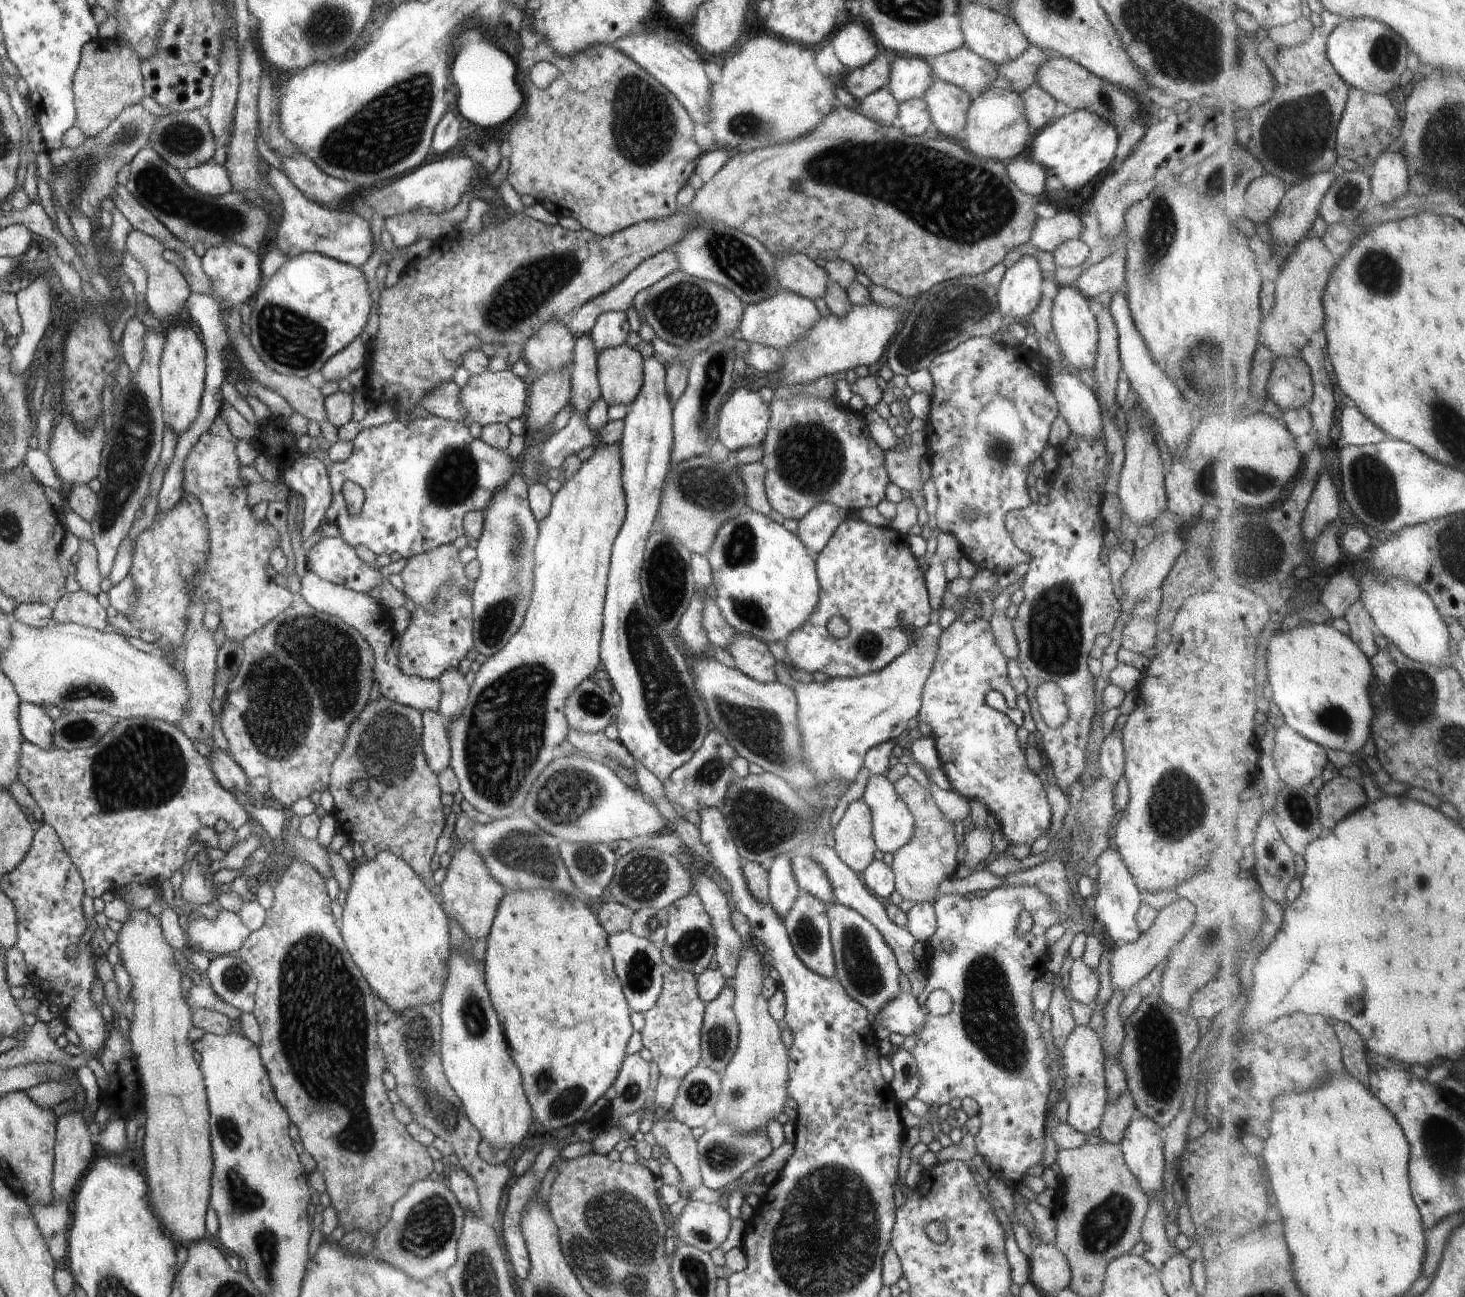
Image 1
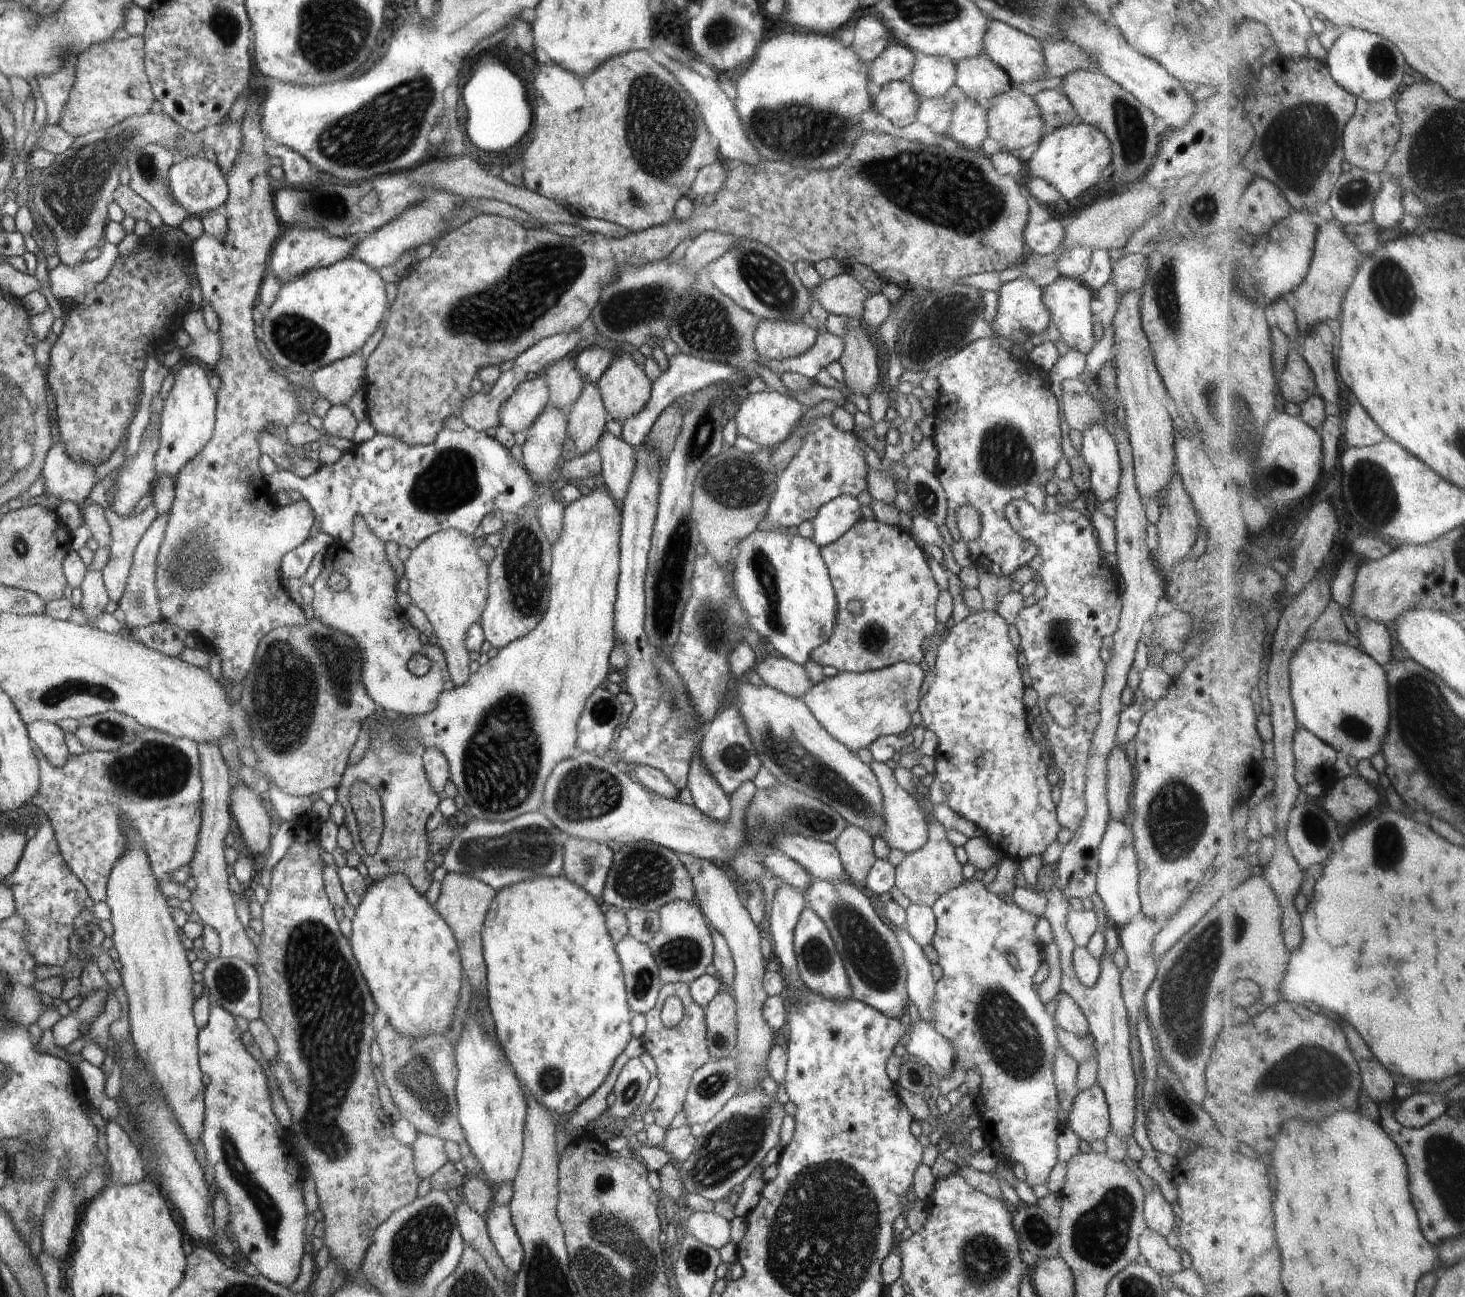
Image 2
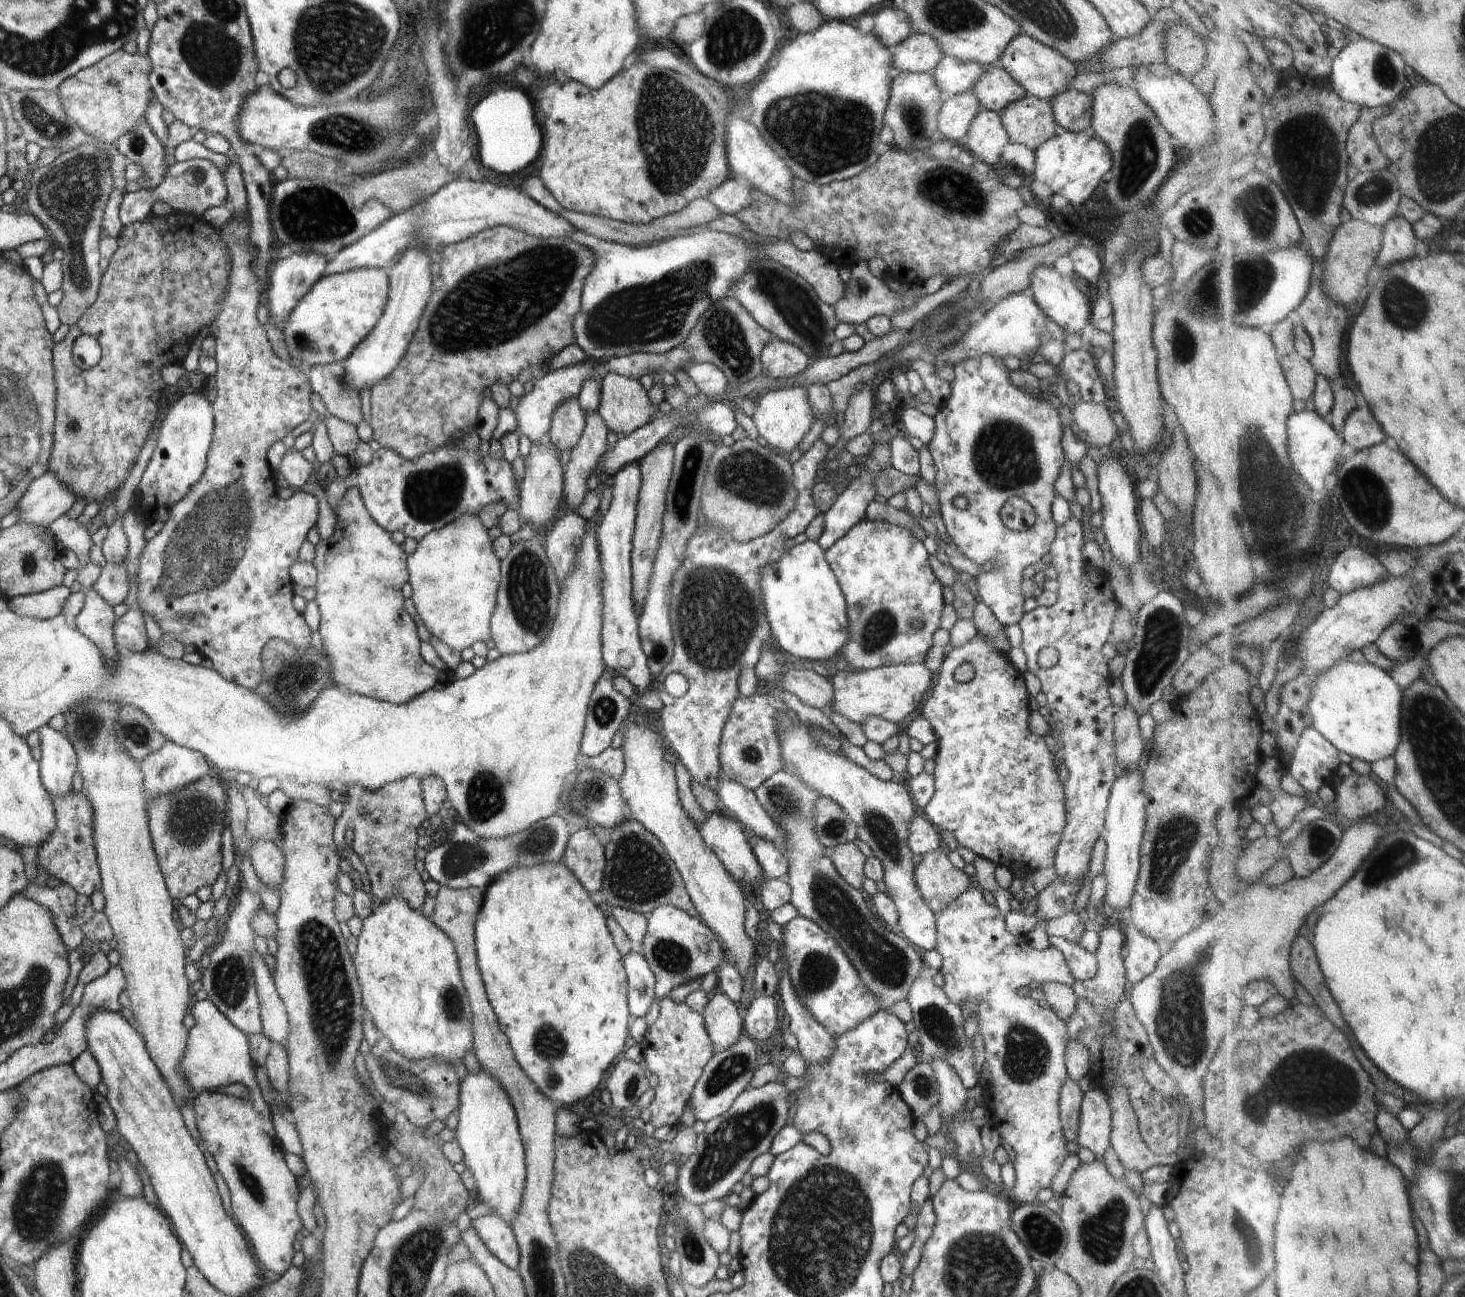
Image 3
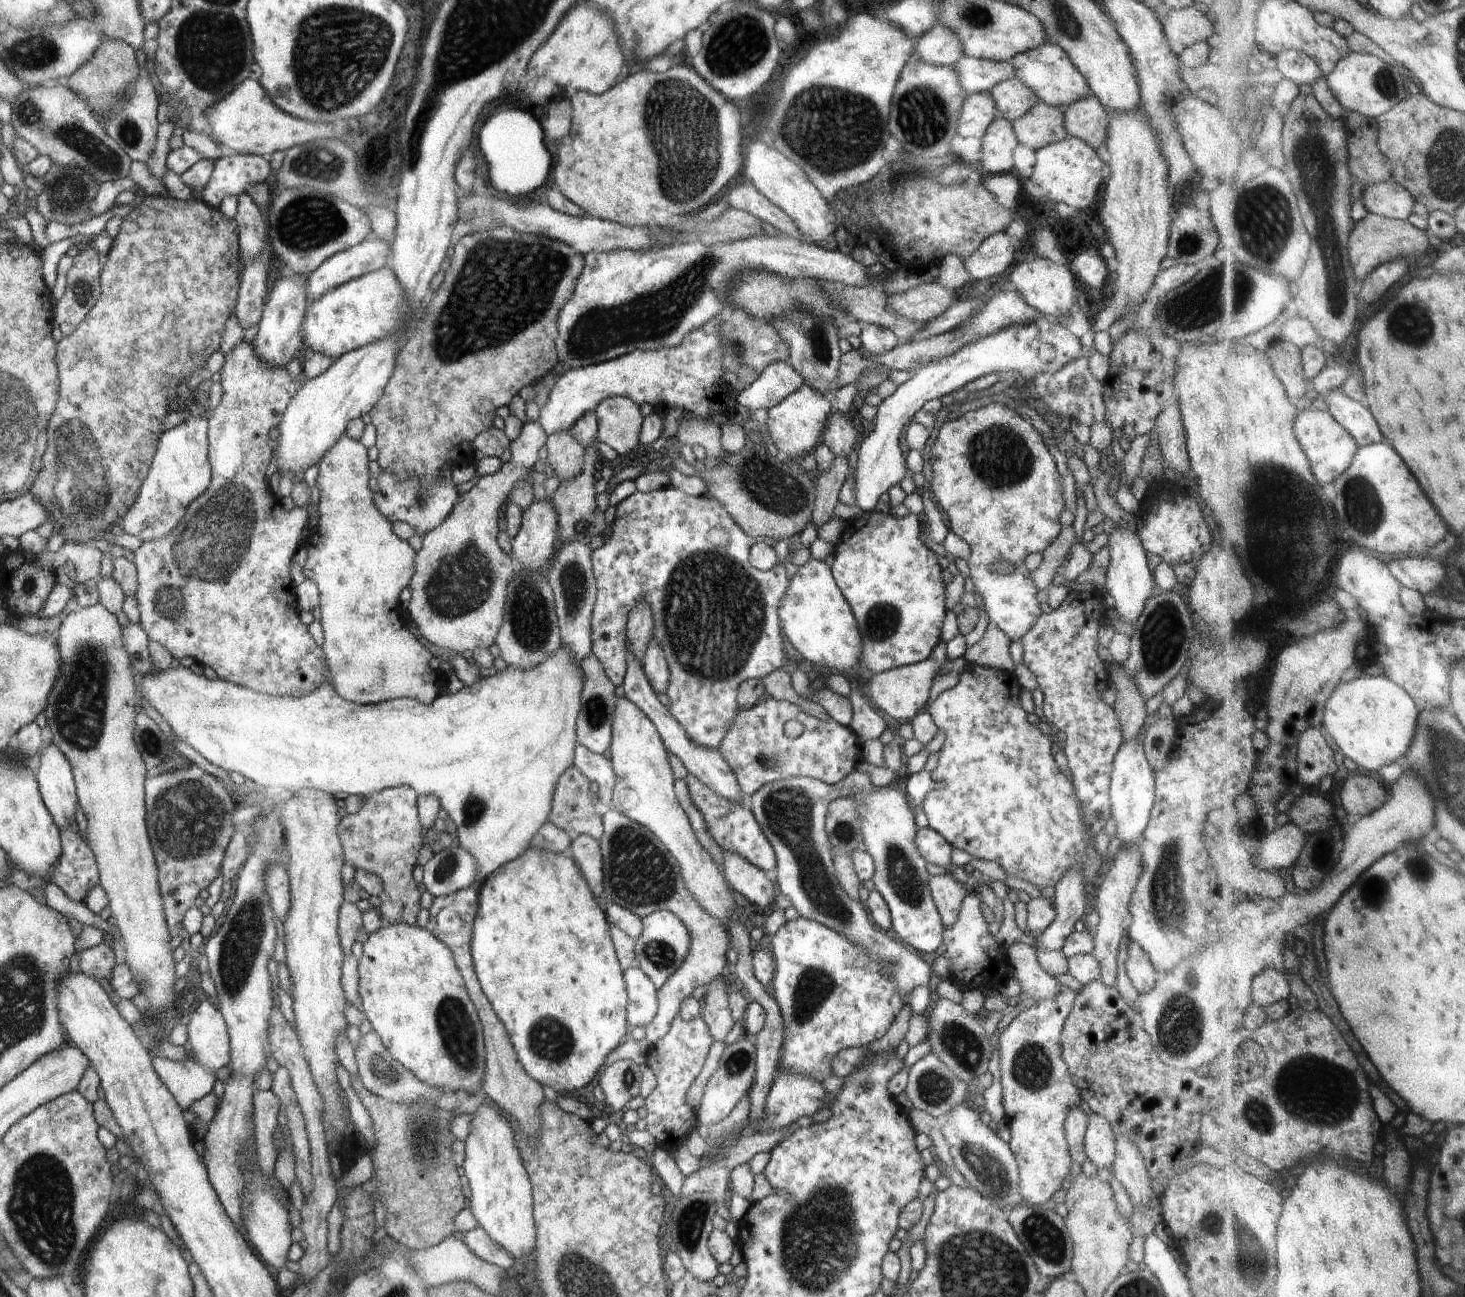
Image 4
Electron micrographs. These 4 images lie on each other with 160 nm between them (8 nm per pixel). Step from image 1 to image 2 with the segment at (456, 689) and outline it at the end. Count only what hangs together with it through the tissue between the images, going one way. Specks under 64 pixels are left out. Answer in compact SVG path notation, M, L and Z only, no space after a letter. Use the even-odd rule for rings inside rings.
M444 530L436 534L432 534L430 538L422 540L414 550L411 551L410 557L406 563L400 565L400 569L404 572L408 579L410 589L408 595L412 602L424 612L427 620L430 622L434 633L438 637L437 645L443 651L449 678L452 680L454 686L464 686L466 680L470 678L471 660L469 658L469 651L464 648L464 638L468 634L468 628L472 624L480 624L482 612L486 607L486 598L488 598L488 566L480 560L478 556L478 548L475 538L466 536L458 530Z

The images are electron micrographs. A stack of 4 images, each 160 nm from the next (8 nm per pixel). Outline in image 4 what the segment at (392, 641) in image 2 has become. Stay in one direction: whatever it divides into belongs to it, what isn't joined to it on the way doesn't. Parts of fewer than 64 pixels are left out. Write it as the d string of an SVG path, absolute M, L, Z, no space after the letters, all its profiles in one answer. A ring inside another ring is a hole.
M344 434L327 450L319 464L317 510L320 517L316 528L319 538L316 545L312 540L312 548L308 548L303 574L319 590L320 622L325 638L322 650L335 691L344 700L375 705L392 699L411 698L429 705L447 686L446 671L445 668L436 670L430 667L433 656L407 628L399 598L414 574L415 550L408 541L394 534L391 522L376 508L368 486L368 462L367 448L361 441Z

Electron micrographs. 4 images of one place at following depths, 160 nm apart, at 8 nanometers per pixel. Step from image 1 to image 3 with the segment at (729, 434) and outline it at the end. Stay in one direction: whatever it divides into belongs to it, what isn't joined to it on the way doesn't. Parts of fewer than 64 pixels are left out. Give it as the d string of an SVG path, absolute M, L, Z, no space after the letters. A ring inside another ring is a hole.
M806 387L786 388L761 396L752 420L758 430L759 441L781 454L790 454L810 432L814 416L808 402Z

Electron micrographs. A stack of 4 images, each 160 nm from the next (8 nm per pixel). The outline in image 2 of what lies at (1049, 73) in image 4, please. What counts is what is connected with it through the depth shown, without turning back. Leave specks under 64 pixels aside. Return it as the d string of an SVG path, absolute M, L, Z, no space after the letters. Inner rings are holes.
M990 19L988 30L984 34L984 54L998 64L1006 72L1011 82L1024 84L1024 82L1036 82L1046 78L1046 64L1042 56L1042 43L1036 38L1012 28L1000 20Z

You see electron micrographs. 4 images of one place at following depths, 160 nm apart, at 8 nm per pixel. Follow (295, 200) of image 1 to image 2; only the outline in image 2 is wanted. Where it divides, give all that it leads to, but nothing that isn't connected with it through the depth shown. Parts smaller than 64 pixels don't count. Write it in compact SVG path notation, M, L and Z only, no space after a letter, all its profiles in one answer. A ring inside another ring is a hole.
M294 226L284 236L280 236L274 244L269 256L268 269L280 283L290 282L306 270L332 266L336 262L351 257L358 242L360 241L356 235L330 236L328 232L322 232L322 230L314 230L314 228L300 230L298 226Z

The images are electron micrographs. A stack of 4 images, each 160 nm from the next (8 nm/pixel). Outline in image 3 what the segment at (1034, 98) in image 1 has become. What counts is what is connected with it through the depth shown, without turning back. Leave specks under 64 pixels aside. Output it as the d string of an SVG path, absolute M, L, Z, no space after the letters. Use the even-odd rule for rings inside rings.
M1072 88L1052 97L1050 102L1060 130L1072 131L1073 133L1090 130L1092 124L1090 95Z

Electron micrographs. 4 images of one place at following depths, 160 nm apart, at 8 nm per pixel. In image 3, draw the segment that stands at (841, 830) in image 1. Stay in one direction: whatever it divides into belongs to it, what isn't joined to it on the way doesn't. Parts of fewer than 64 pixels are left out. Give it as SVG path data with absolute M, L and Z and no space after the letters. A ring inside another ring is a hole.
M844 843L833 848L830 858L838 874L856 890L863 890L862 883L865 880L863 871L867 857L854 845Z

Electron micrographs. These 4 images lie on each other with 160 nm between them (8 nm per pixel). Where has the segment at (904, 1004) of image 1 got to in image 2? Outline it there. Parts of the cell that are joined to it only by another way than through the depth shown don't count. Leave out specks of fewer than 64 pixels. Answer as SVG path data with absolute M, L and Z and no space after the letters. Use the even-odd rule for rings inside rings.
M922 1018L910 1025L904 1045L908 1051L908 1058L921 1059L923 1063L928 1064L936 1079L952 1075L952 1060L956 1054L952 1044L948 1040L942 1040L942 1036Z

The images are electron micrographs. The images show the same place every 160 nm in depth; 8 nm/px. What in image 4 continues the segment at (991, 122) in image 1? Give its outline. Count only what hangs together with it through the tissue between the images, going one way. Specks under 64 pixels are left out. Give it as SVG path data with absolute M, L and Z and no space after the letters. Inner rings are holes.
M1039 101L1011 125L1019 142L1037 151L1068 137L1064 117L1063 108Z

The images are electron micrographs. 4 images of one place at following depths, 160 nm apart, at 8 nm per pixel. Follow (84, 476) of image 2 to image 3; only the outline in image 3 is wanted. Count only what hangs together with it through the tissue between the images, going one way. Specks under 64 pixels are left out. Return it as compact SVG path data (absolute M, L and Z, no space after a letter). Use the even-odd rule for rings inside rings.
M47 471L28 485L14 509L20 512L18 522L45 528L59 516L66 515L75 502L75 496L54 473Z

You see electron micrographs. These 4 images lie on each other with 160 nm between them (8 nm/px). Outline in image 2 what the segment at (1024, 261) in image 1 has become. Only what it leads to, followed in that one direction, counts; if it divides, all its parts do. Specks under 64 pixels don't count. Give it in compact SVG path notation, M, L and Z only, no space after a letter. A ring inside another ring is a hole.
M1020 276L1012 282L1006 282L998 292L998 314L992 322L991 330L1001 337L1007 337L1022 345L1032 334L1042 334L1050 325L1050 316L1046 304L1042 299L1044 292L1042 286L1038 285L1028 276Z

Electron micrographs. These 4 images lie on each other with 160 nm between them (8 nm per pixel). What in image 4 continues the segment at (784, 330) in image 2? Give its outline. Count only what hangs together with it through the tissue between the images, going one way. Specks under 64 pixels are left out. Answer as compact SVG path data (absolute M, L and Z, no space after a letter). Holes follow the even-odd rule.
M789 362L768 365L744 392L737 393L737 402L752 413L758 408L772 408L798 390L804 379Z

